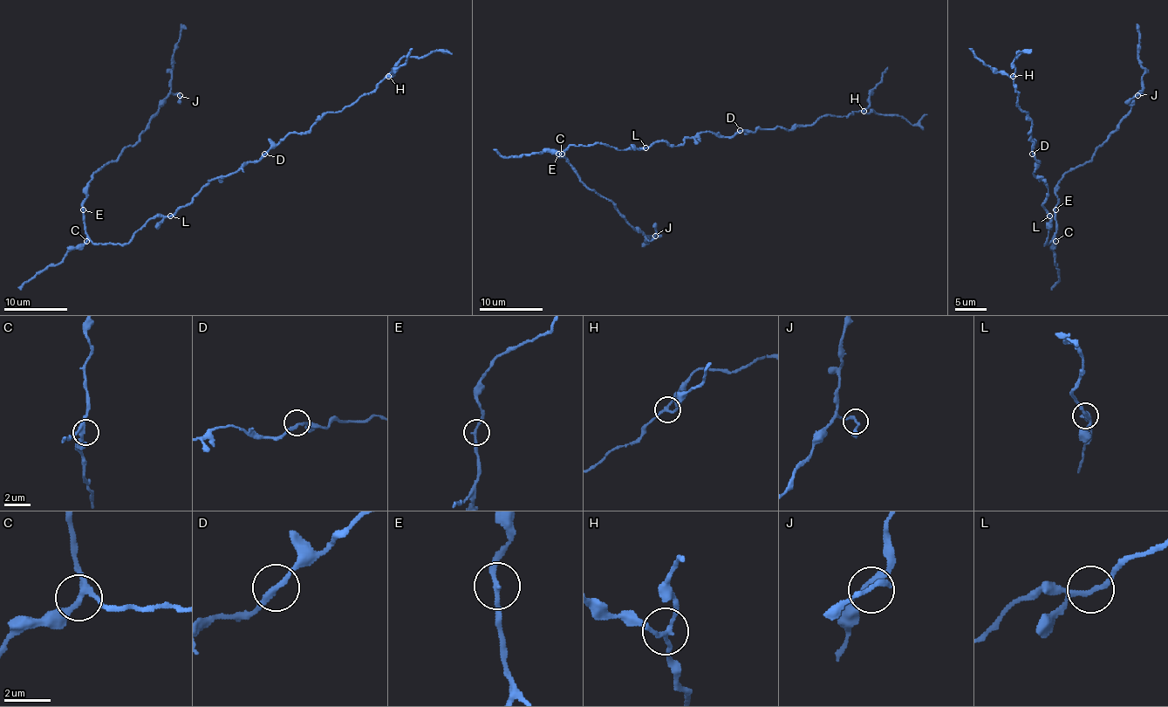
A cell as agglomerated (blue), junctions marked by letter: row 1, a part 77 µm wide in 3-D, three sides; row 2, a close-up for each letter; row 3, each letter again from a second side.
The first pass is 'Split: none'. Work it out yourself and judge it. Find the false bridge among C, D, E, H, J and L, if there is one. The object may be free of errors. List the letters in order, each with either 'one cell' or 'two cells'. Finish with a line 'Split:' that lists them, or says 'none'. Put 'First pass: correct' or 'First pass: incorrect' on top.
First pass: incorrect
C: one cell
D: one cell
E: one cell
H: two cells
J: one cell
L: one cell
Split: H

